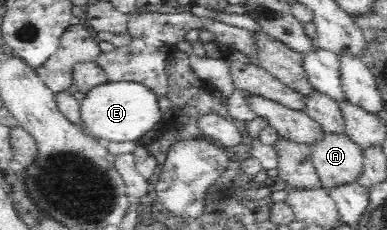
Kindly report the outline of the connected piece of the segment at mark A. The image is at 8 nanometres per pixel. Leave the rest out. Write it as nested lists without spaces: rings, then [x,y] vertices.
[[[324,132],[305,146],[323,187],[352,183],[362,169],[361,147],[345,133]]]

